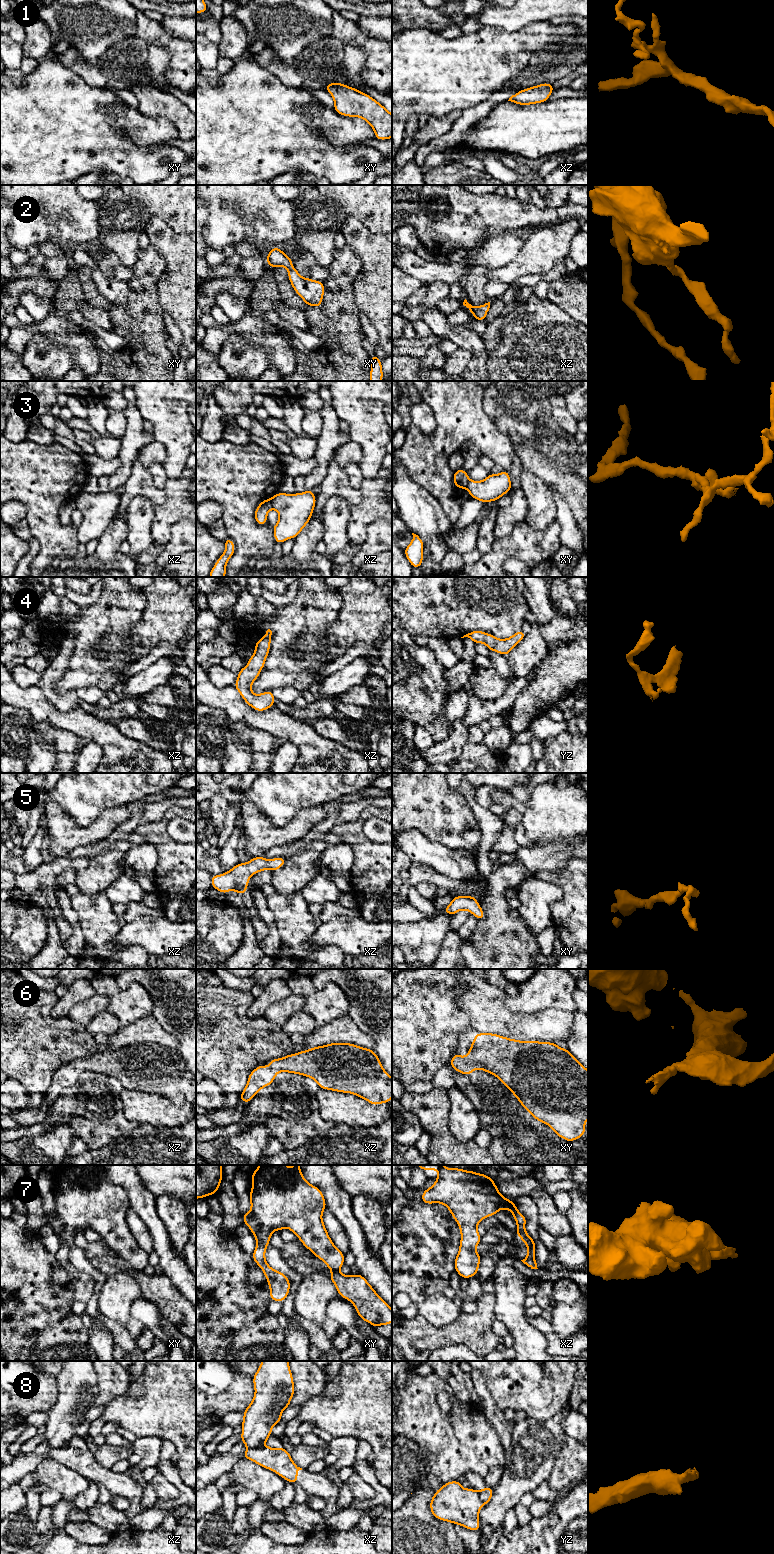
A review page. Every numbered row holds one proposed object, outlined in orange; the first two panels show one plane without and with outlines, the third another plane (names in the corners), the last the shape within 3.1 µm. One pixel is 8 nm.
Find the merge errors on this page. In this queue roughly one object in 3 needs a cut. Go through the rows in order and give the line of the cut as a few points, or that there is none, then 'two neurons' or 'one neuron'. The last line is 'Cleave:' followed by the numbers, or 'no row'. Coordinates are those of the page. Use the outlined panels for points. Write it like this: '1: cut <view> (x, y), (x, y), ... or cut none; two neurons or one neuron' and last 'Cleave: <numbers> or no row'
1: cut none; one neuron
2: cut none; one neuron
3: cut xz (270, 498), (272, 507); two neurons
4: cut none; one neuron
5: cut none; one neuron
6: cut none; one neuron
7: cut xz (516, 1231), (526, 1234); two neurons
8: cut yz (478, 1492), (484, 1503); two neurons
Cleave: 3, 7, 8

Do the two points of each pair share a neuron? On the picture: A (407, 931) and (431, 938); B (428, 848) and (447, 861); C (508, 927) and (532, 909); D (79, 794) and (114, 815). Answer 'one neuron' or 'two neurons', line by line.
A: one neuron
B: one neuron
C: two neurons
D: two neurons

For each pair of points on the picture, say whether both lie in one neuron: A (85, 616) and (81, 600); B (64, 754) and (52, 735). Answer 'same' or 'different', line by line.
A: different
B: same

